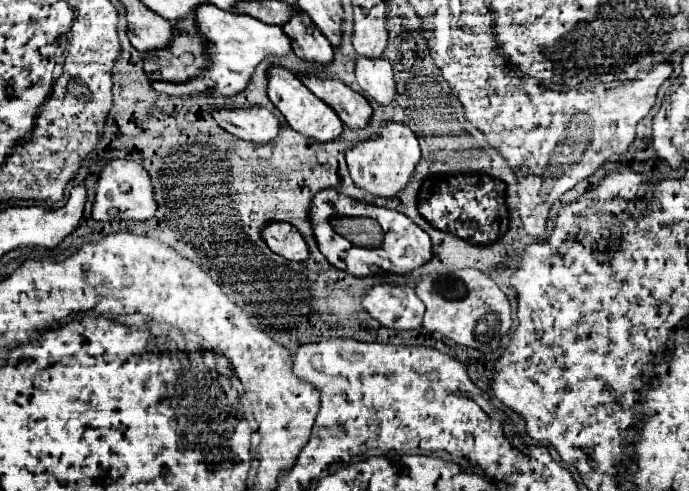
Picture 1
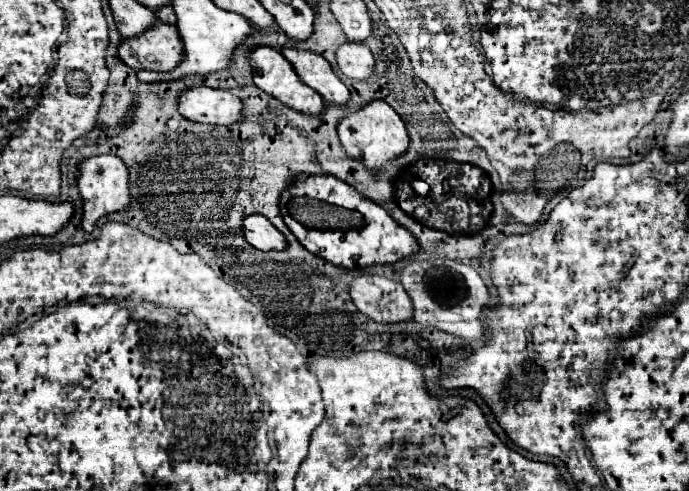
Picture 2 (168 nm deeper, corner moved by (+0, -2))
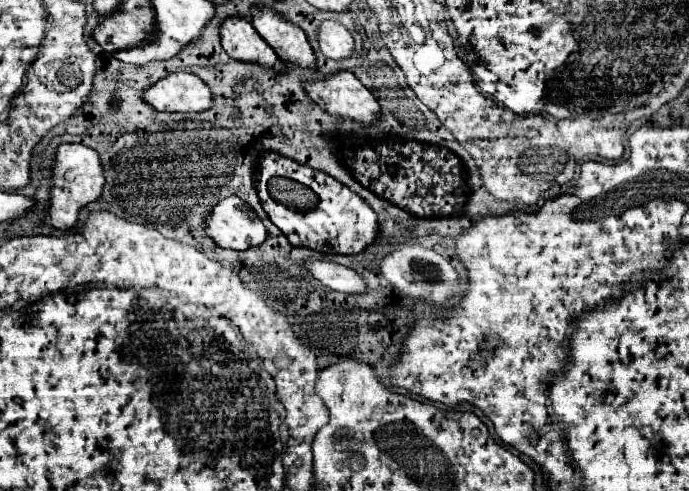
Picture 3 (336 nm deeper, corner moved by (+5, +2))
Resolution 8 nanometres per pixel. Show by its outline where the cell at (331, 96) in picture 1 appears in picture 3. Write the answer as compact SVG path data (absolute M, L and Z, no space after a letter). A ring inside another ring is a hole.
M254 8L252 16L254 16L252 24L258 30L258 34L274 48L274 52L284 62L316 70L314 50L308 44L306 34L298 26L286 22L280 14L268 8L262 8L262 10Z

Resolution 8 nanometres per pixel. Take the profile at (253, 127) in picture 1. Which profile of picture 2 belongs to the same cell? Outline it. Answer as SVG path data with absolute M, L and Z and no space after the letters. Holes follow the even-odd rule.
M205 84L191 86L179 94L177 110L183 118L205 124L235 124L241 120L241 100L227 90Z

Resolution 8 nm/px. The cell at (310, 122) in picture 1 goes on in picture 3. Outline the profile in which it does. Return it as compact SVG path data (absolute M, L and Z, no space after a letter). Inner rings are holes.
M228 18L220 30L222 48L234 60L254 62L262 68L274 68L274 72L286 72L286 64L266 44L266 40L244 18Z

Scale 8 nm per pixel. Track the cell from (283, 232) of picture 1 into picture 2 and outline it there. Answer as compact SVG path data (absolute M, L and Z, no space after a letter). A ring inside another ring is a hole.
M249 214L249 216L245 216L243 222L241 222L241 234L257 250L263 250L263 252L285 250L285 238L261 214Z

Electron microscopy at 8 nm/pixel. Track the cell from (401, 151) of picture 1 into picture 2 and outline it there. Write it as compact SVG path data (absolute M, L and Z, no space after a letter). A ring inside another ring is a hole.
M371 100L361 110L343 116L337 124L337 134L341 138L343 148L349 152L349 156L361 160L371 170L379 170L385 162L395 160L409 146L409 136L403 120L385 100Z

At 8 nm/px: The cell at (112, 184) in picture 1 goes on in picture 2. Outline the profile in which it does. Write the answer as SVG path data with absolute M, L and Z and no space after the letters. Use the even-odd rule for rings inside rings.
M101 154L101 156L89 156L79 162L79 176L77 176L77 186L83 198L83 218L81 218L81 228L85 232L93 232L95 222L103 214L119 212L125 210L129 204L129 182L127 182L127 166L123 164L121 158L111 156L111 154Z

